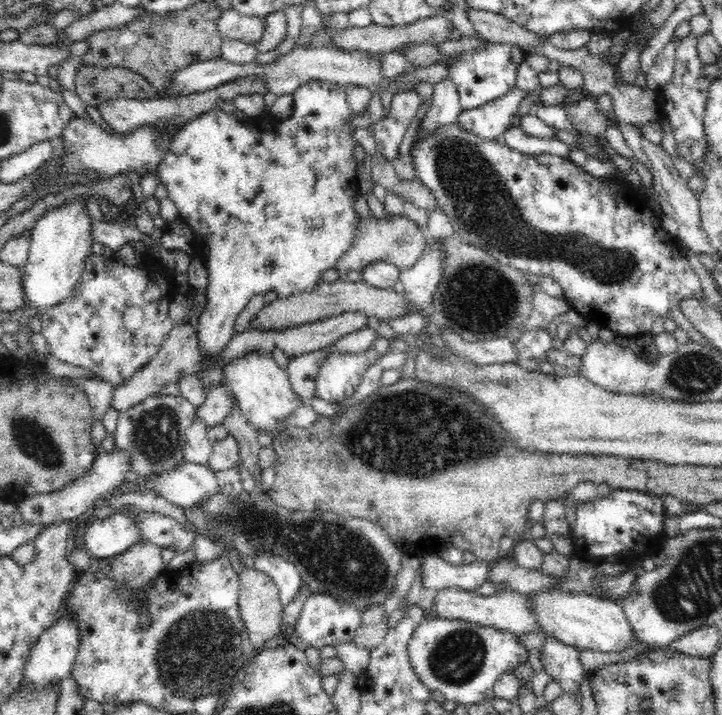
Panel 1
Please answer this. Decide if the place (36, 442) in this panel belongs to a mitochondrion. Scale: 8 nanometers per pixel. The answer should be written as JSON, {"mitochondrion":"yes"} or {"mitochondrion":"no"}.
{"mitochondrion":"yes"}

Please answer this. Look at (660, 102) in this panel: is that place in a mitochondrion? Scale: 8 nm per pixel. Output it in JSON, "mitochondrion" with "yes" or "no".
{"mitochondrion":"no"}

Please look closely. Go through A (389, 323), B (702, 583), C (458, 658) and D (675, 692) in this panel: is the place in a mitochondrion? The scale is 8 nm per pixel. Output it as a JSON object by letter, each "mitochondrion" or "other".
{"A":"other","B":"mitochondrion","C":"mitochondrion","D":"mitochondrion"}

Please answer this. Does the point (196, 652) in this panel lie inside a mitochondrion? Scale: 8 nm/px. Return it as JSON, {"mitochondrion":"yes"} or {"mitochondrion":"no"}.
{"mitochondrion":"yes"}

